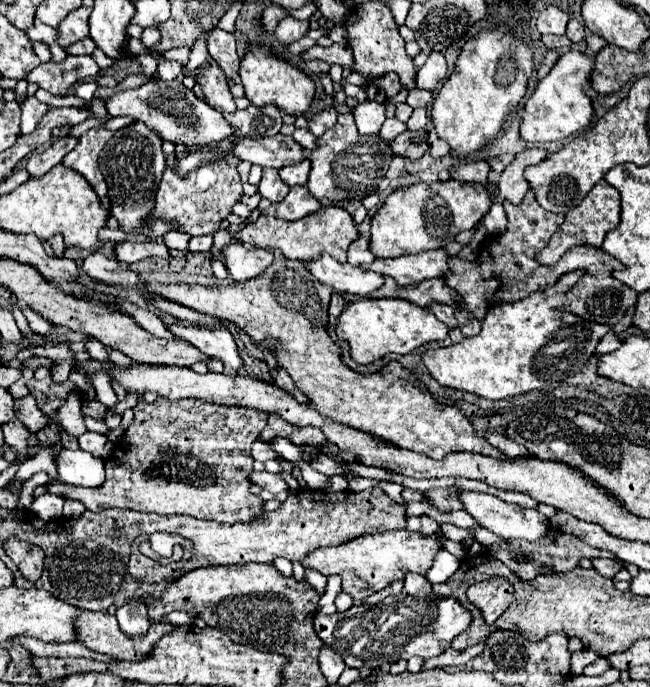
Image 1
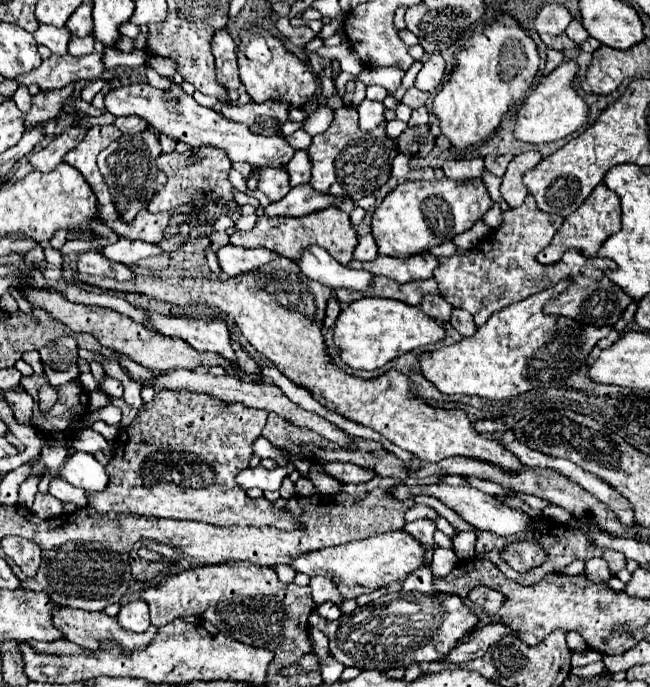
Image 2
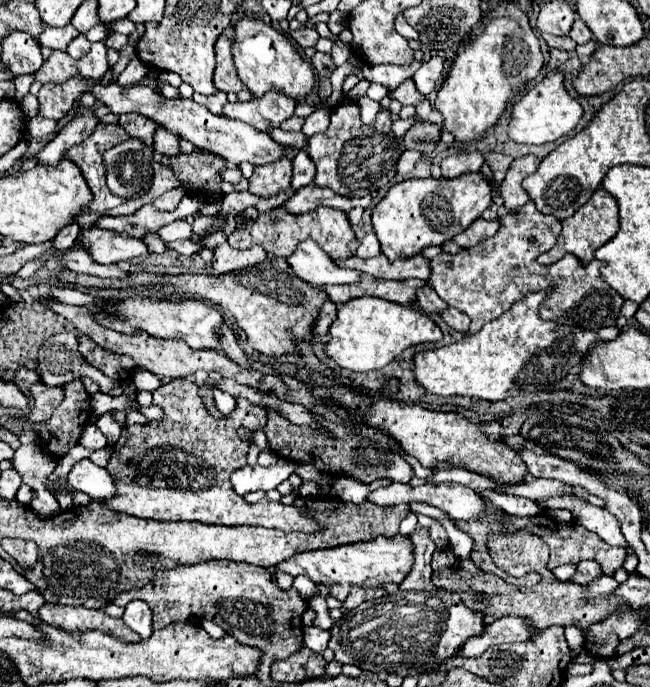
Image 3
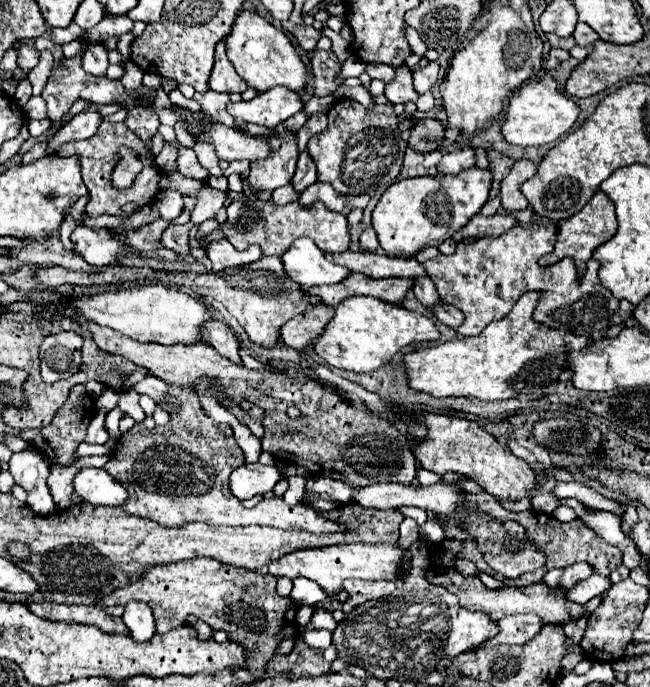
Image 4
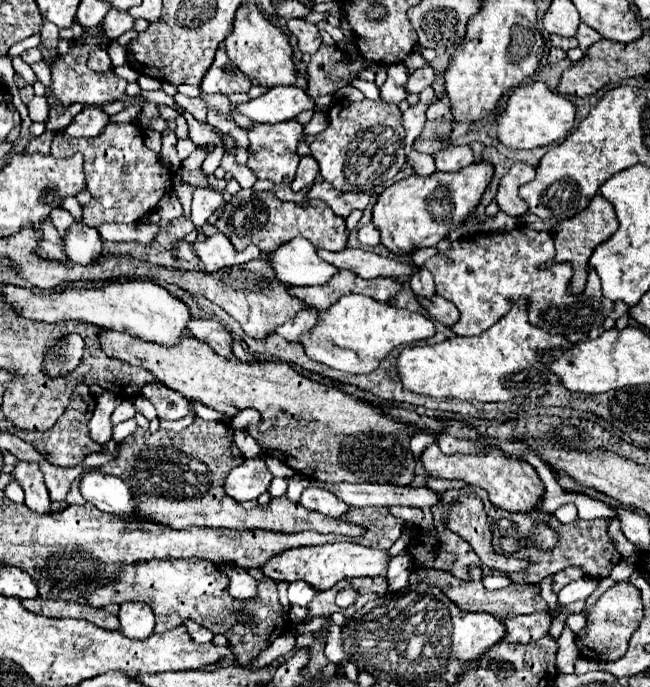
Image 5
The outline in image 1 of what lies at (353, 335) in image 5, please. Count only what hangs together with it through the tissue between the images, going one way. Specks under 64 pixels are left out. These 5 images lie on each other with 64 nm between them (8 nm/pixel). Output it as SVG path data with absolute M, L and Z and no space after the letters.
M362 298L346 306L336 324L338 340L348 342L350 356L358 364L372 364L386 354L408 354L422 344L440 342L448 334L448 326L442 324L432 312L410 304L406 300L392 298Z

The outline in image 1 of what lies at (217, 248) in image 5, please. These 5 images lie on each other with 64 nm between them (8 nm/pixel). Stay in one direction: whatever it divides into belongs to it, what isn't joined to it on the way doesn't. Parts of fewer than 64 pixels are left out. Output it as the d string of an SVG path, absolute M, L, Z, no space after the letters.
M232 242L230 246L226 246L222 250L222 256L224 256L224 266L226 266L228 274L236 282L250 280L250 278L258 276L274 260L274 256L272 256L270 250L244 248L242 244L236 244L236 242Z

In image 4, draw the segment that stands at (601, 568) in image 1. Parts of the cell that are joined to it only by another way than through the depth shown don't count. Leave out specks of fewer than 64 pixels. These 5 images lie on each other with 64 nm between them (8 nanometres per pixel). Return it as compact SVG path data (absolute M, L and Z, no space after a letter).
M578 562L578 564L572 564L572 566L568 566L568 568L564 568L564 574L560 576L560 580L558 580L558 588L572 588L576 582L580 582L580 580L586 580L588 576L592 576L594 574L594 570L588 566L588 564L584 564L584 562Z

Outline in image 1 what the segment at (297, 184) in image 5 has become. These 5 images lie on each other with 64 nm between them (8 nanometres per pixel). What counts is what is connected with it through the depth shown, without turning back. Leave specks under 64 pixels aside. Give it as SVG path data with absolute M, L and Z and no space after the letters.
M304 158L300 164L292 164L288 168L280 170L280 178L288 184L288 186L296 186L296 184L306 184L308 182L308 172L310 172L310 160Z

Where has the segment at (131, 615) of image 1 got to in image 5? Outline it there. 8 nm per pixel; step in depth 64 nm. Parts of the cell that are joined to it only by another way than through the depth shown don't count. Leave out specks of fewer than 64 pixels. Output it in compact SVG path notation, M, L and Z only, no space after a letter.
M126 602L120 606L118 612L120 620L120 632L128 638L144 640L154 630L154 612L148 608L148 604L142 602Z

